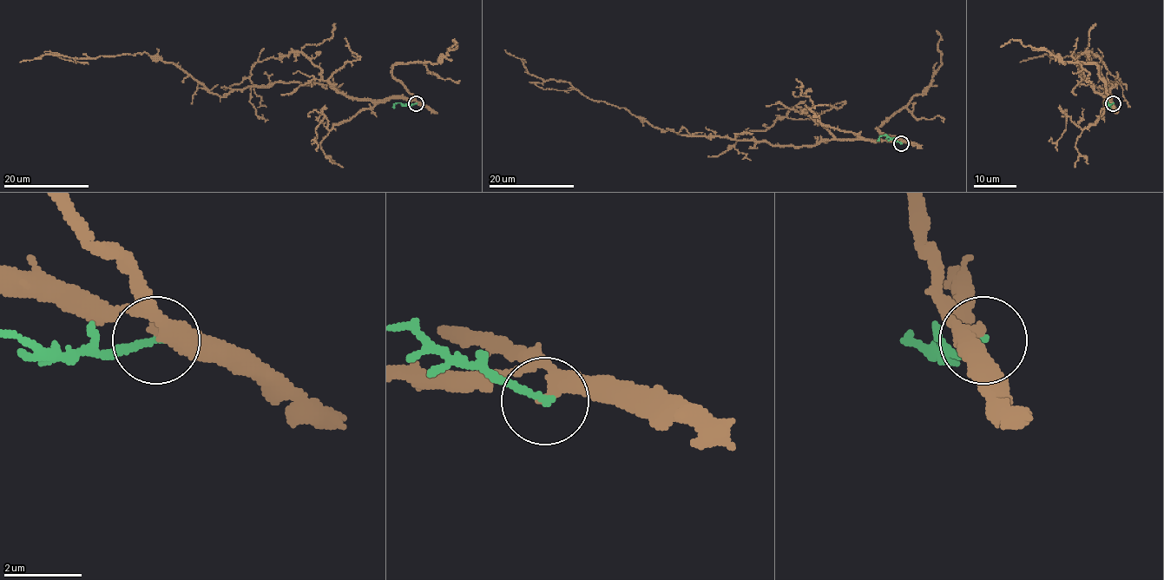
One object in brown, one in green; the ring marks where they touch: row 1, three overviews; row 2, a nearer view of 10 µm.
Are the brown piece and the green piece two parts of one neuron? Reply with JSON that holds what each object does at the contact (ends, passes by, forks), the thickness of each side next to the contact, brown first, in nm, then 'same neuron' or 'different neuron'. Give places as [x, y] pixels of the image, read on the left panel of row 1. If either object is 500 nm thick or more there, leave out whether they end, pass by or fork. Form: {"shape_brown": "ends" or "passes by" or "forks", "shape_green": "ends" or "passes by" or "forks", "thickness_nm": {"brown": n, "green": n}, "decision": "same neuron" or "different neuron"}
{"shape_brown": "passes by", "shape_green": "ends", "thickness_nm": {"brown": 320, "green": 190}, "decision": "different neuron"}

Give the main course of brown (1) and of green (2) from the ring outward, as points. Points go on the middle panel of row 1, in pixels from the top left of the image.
1: (900, 142), (834, 138), (798, 147), (682, 135), (593, 101), (568, 82), (531, 75), (520, 59), (504, 49)
2: (900, 142), (881, 135), (878, 141)

